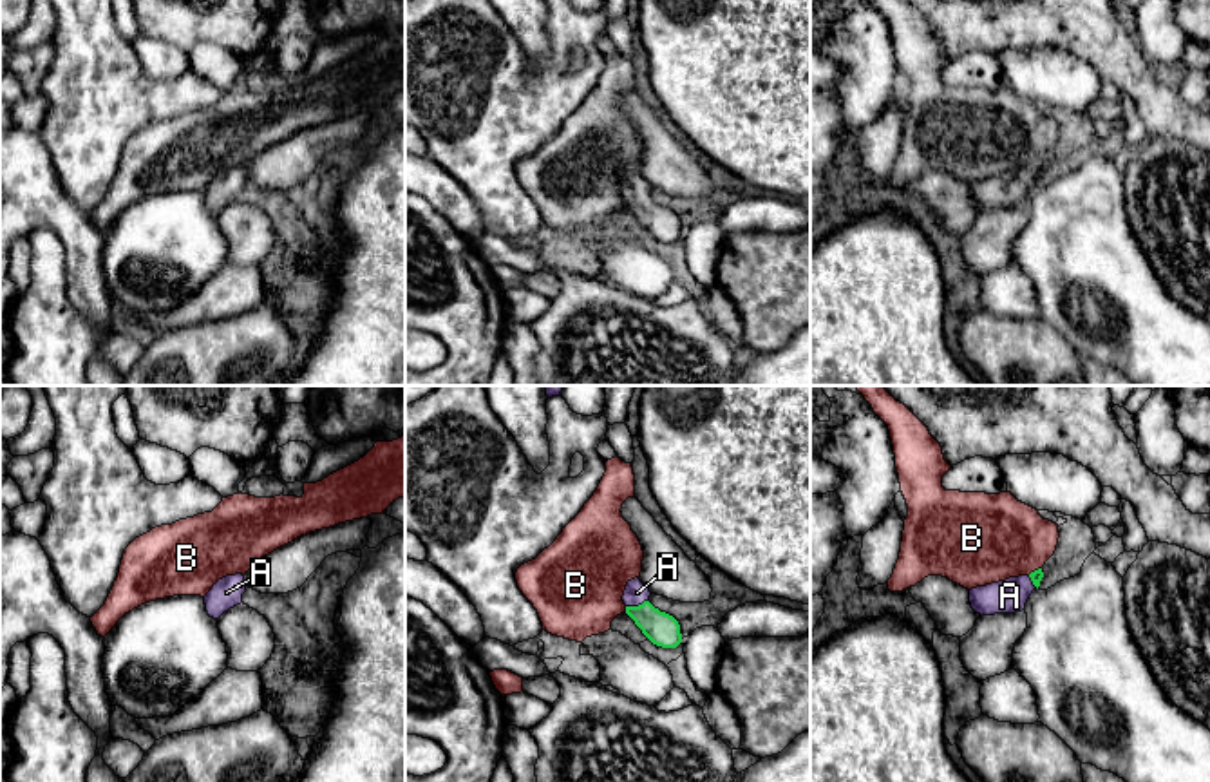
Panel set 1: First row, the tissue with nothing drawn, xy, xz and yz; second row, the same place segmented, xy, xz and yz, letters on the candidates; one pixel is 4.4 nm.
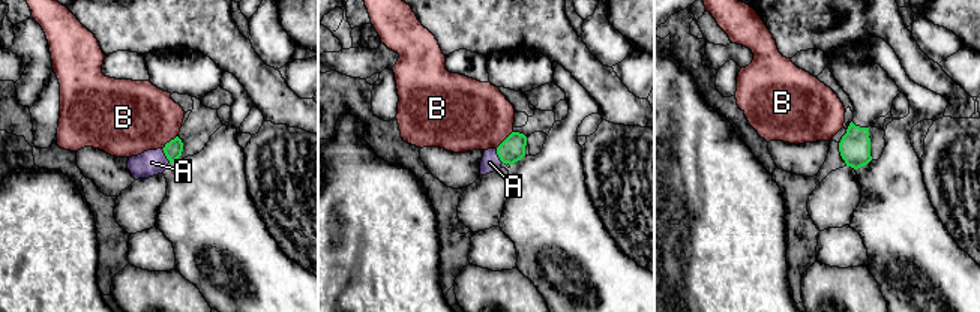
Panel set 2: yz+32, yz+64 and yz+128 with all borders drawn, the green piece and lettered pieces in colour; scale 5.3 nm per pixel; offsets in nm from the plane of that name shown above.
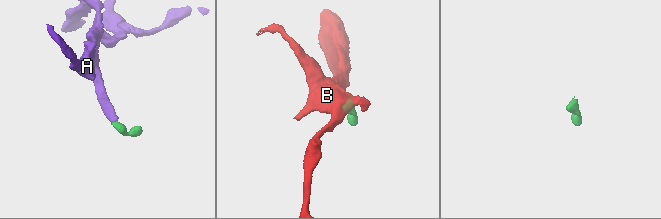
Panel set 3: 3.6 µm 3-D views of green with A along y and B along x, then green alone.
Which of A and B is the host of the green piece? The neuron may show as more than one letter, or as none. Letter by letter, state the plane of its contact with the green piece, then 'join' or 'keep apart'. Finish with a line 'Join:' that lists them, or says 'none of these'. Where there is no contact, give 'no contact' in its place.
A: meets green in xz; join
B: meets green in xz; keep apart
Join: A

